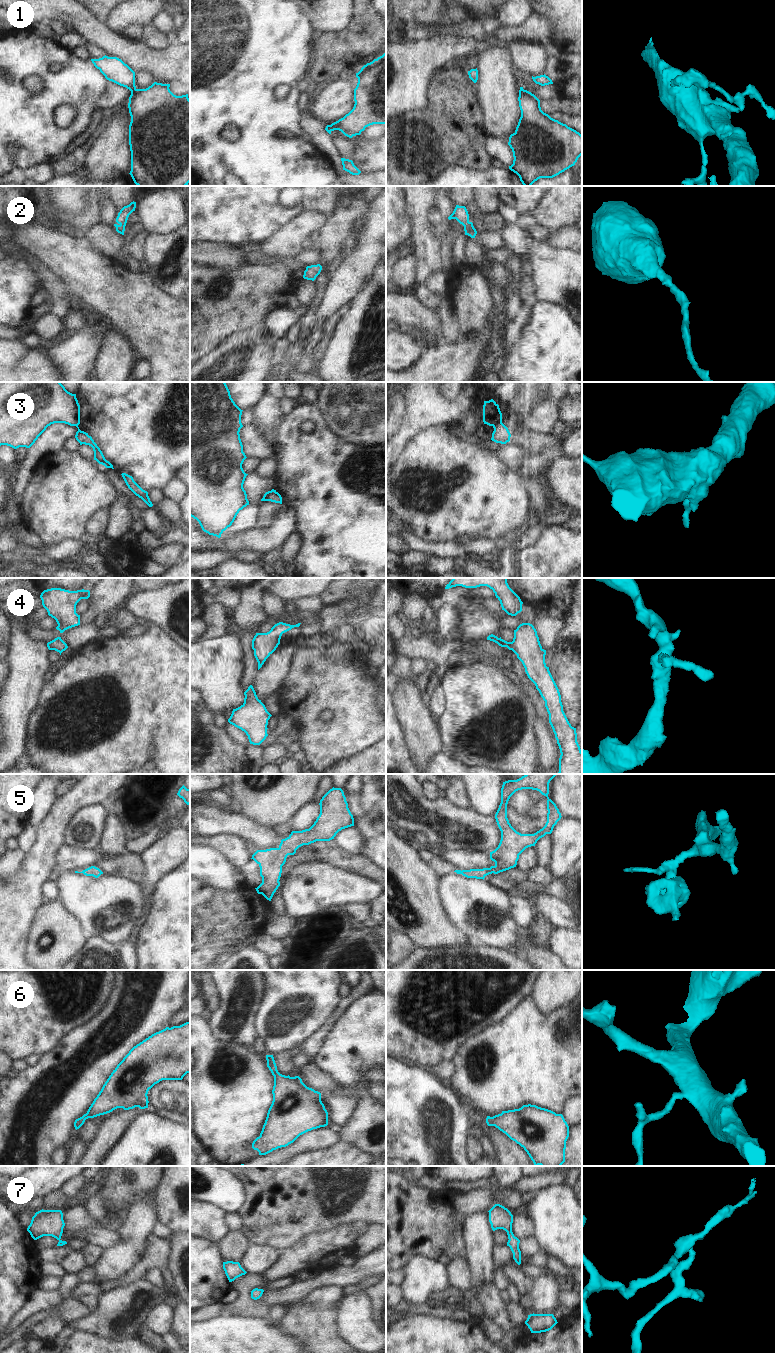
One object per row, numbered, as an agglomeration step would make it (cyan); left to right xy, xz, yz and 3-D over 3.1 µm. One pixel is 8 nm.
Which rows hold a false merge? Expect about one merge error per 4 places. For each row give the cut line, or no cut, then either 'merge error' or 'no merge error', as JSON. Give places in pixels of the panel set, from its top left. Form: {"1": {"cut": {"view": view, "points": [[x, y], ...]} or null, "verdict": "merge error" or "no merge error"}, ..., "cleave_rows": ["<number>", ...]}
{"1": {"cut": {"view": "xy", "points": [[136, 89], [131, 93]]}, "verdict": "merge error"}, "2": {"cut": null, "verdict": "no merge error"}, "3": {"cut": {"view": "yz", "points": [[501, 421], [493, 426]]}, "verdict": "merge error"}, "4": {"cut": null, "verdict": "no merge error"}, "5": {"cut": null, "verdict": "no merge error"}, "6": {"cut": null, "verdict": "no merge error"}, "7": {"cut": null, "verdict": "no merge error"}, "cleave_rows": ["1", "3"]}

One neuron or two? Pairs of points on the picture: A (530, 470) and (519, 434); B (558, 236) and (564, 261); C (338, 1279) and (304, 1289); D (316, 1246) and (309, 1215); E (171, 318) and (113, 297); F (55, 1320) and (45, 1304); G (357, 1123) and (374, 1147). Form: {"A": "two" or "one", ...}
{"A": "one", "B": "two", "C": "one", "D": "two", "E": "one", "F": "two", "G": "one"}

